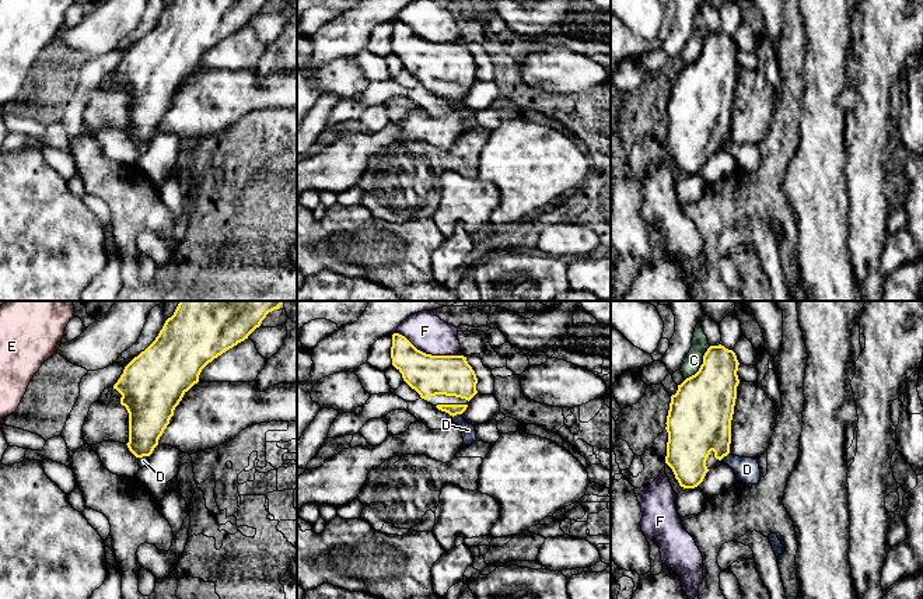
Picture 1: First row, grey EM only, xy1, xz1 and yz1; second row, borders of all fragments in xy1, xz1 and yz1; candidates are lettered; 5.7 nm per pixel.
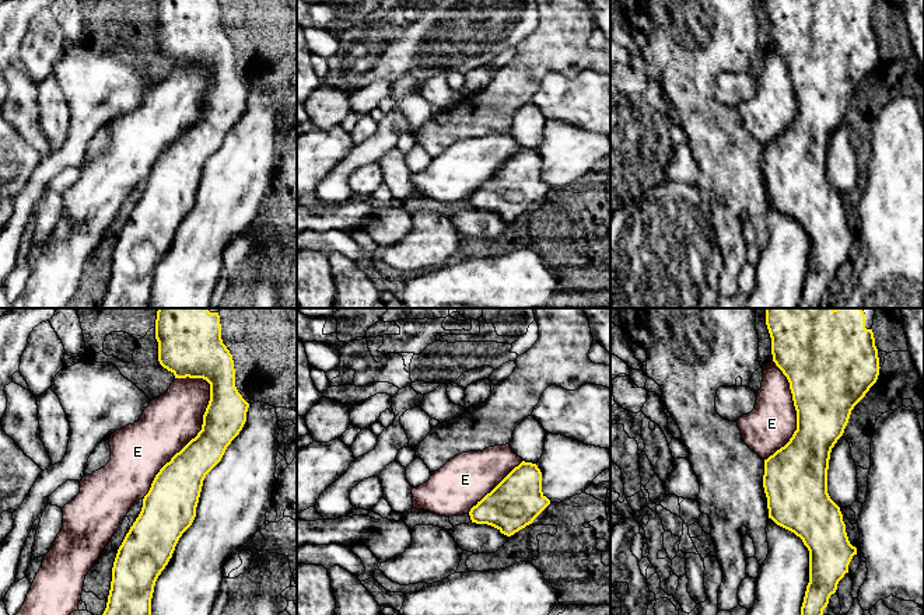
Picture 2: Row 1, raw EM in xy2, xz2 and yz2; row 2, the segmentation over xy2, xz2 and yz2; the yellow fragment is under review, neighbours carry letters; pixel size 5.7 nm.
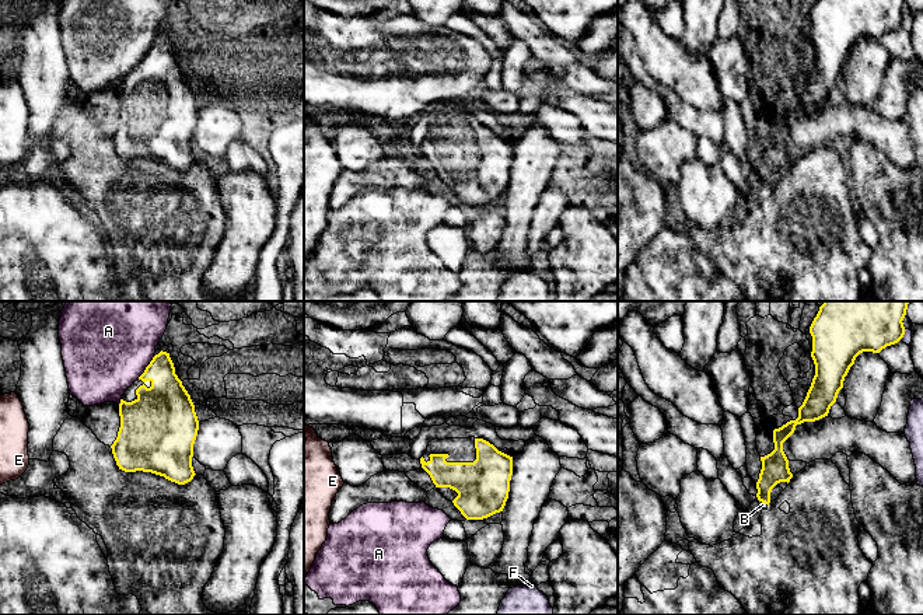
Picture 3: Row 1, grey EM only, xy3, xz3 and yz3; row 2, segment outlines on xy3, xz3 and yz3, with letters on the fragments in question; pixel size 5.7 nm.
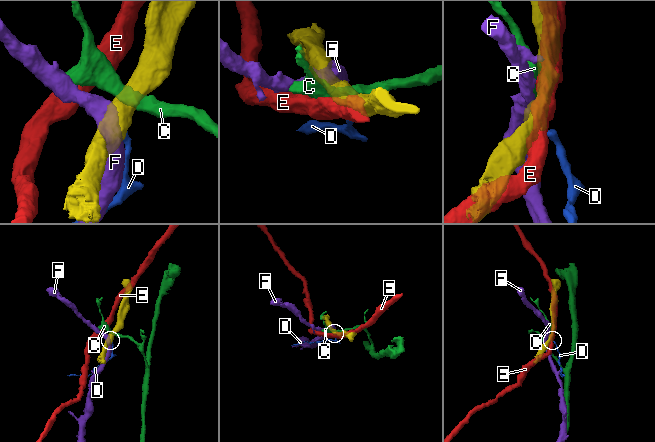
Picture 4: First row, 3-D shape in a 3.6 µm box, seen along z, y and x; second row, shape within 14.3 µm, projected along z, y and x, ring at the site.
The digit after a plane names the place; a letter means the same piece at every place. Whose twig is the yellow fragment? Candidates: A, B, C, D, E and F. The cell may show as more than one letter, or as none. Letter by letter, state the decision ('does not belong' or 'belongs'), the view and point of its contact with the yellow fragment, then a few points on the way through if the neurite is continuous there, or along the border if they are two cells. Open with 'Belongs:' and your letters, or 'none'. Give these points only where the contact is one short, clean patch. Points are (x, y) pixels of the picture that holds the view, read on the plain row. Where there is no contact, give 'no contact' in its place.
Belongs: B
A: does not belong; contact xy3 (146, 53)
B: belongs; contact yz3 (762, 188); way yz3 (775, 153), (764, 171), (762, 188), (762, 191)
C: does not belong; contact yz1 (702, 51)
D: does not belong; contact xz1 (457, 100); border xz1 (461, 100), (453, 104)
E: does not belong; contact xy2 (192, 125)
F: does not belong; contact xz1 (425, 39)

